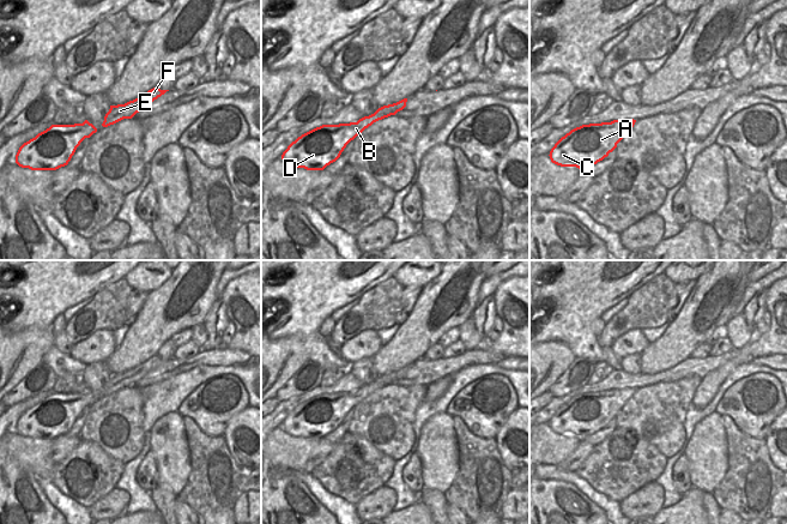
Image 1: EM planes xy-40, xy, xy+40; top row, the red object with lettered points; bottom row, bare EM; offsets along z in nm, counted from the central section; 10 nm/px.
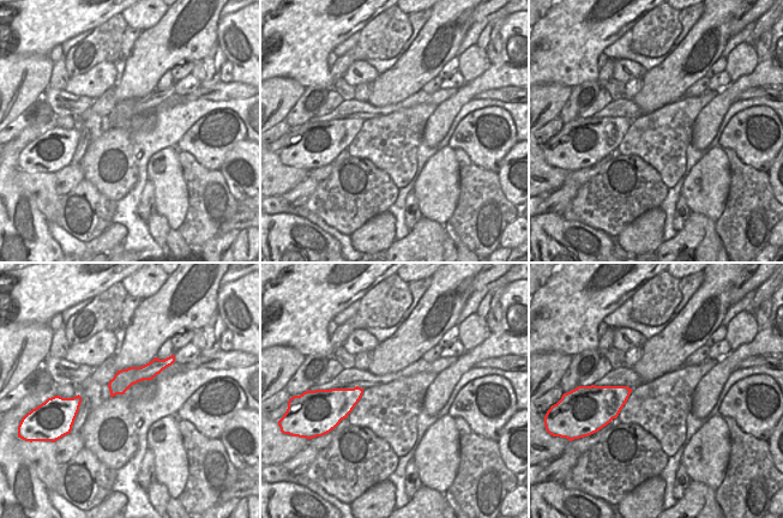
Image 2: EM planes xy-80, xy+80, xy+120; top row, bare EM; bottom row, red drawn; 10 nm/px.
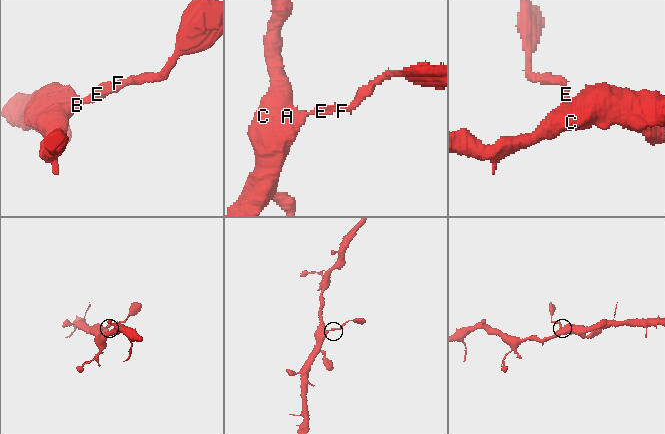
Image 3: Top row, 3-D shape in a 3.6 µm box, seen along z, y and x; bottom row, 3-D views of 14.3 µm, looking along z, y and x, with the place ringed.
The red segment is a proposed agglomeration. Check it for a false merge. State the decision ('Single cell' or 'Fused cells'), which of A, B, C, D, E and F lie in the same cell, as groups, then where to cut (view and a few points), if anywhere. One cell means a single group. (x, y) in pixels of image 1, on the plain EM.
Single cell. Groups: A B C D E F. No split

